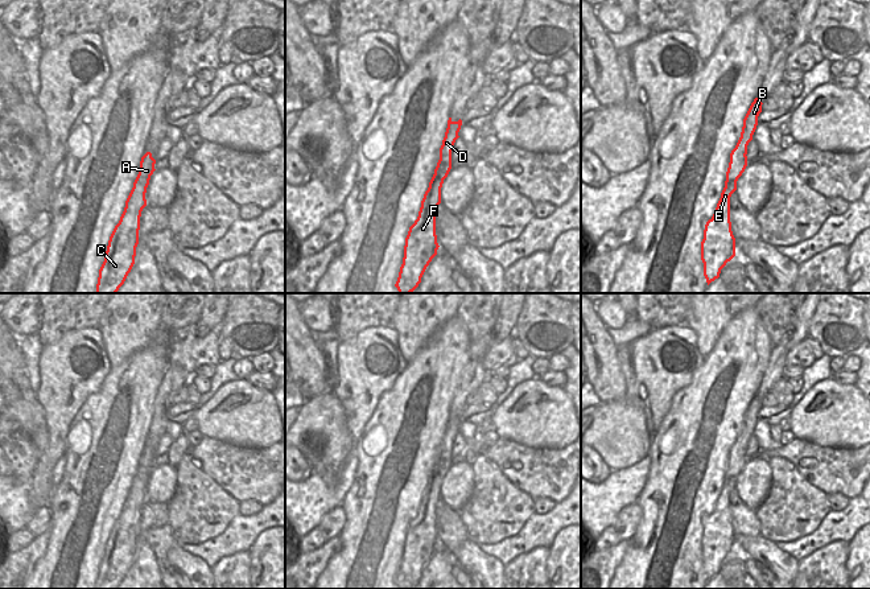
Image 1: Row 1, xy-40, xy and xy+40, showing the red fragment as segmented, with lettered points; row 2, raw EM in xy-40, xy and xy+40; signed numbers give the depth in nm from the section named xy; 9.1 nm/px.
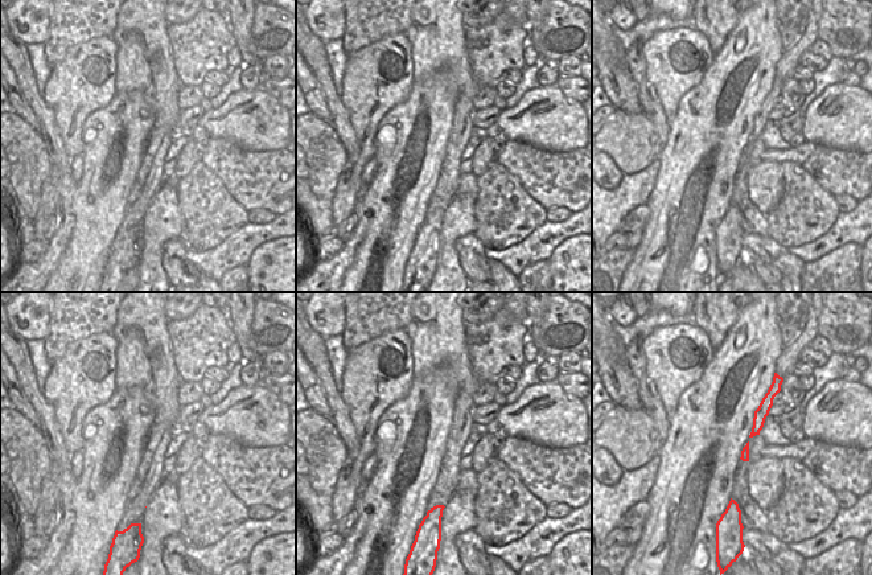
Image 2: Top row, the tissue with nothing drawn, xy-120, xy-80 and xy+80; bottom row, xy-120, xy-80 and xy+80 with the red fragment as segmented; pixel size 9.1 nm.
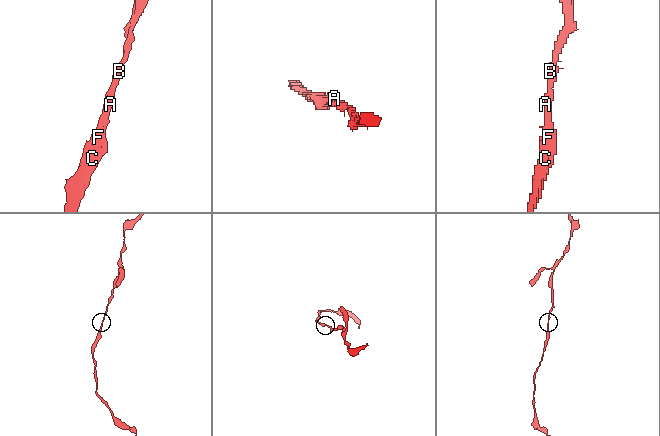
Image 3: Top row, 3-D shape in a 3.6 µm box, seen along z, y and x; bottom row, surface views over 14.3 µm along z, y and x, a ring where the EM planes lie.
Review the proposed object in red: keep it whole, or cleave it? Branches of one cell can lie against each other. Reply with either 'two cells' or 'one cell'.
one cell

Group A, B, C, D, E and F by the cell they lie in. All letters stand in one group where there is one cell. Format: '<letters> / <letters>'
A B C D E F

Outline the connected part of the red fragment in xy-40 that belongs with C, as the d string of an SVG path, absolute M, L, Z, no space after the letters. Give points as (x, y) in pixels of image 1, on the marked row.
M147 152L140 170L125 201L124 211L115 226L99 269L96 293L116 293L135 264L139 244L140 217L147 206L145 193L153 174L156 160Z

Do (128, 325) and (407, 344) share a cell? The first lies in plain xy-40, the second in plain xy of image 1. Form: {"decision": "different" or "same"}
{"decision": "same"}

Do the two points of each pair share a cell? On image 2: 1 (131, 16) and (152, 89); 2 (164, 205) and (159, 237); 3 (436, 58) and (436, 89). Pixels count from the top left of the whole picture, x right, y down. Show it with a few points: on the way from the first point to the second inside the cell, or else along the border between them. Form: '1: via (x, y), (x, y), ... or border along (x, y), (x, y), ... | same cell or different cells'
1: via (136, 35), (143, 44), (144, 62), (149, 70) | same cell
2: via (164, 213), (159, 229) | same cell
3: border along (414, 82), (449, 72), (459, 91) | different cells

